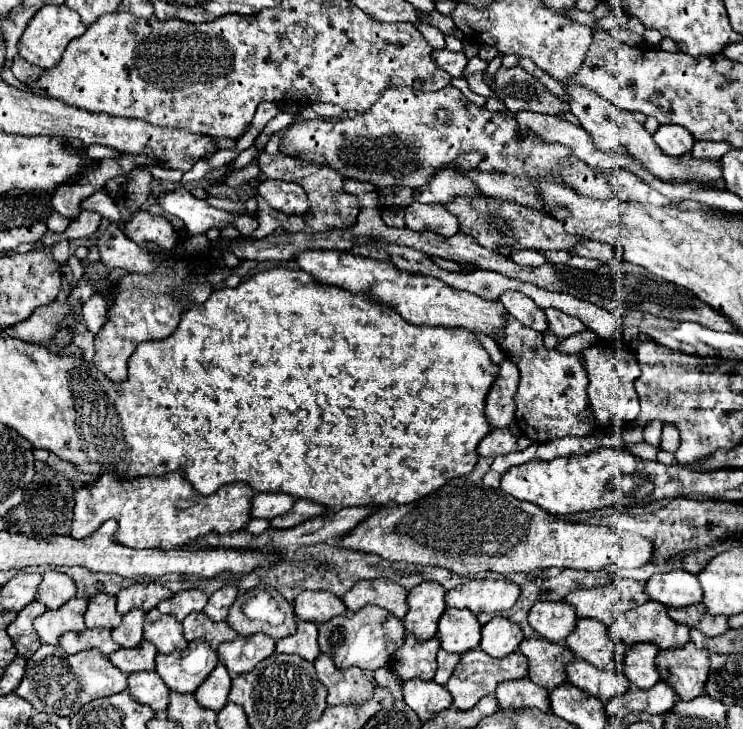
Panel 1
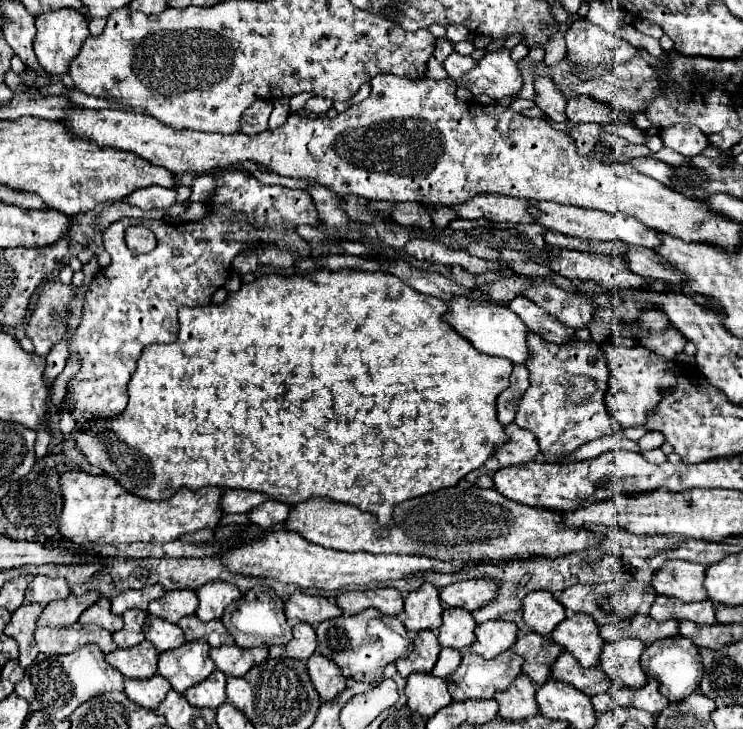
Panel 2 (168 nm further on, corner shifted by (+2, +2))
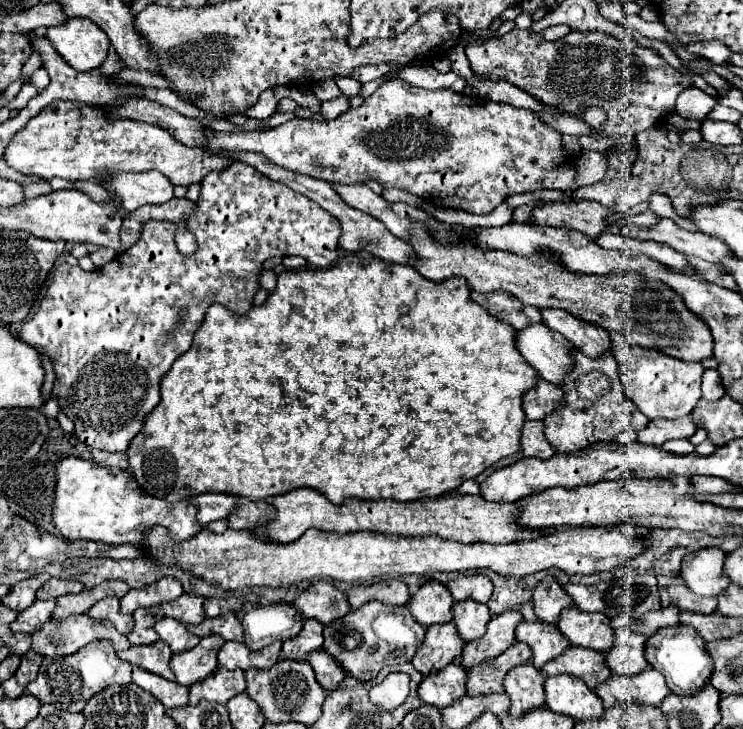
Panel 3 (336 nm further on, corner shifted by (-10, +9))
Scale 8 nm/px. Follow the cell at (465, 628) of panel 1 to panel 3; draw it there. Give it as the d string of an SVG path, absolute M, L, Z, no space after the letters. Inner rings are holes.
M464 600L454 604L454 624L464 642L470 642L470 636L484 636L486 624L490 620L490 610L486 604L478 604L474 600Z

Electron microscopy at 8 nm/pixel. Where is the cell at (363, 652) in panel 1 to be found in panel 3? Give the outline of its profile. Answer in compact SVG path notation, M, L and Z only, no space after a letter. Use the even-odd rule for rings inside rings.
M368 602L358 610L330 622L324 628L324 650L330 652L336 662L354 678L370 682L378 676L384 666L410 662L420 642L424 640L426 628L416 622L408 606L390 606L382 602Z

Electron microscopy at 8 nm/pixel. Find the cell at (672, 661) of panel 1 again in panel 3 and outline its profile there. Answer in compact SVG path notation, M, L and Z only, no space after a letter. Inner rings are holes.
M672 626L662 628L646 642L646 660L652 668L660 670L668 682L668 688L678 696L692 696L702 690L712 674L712 658L706 650L706 642L692 626Z

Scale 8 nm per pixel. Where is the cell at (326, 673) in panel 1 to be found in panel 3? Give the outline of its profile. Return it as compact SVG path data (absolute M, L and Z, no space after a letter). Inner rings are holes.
M324 648L308 654L306 662L310 662L310 666L314 668L316 680L320 682L320 686L322 686L326 692L336 690L336 688L340 686L340 682L344 680L344 670L342 670L342 666L340 666Z

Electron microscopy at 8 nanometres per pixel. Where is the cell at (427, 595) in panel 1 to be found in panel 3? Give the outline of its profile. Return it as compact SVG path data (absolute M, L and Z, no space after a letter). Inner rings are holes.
M426 582L424 586L420 586L420 590L412 596L408 604L412 616L422 626L450 622L452 606L454 606L454 598L450 590L440 582Z

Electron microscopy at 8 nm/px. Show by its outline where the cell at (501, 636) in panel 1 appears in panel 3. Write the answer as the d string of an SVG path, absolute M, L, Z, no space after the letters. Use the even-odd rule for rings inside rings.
M508 610L488 622L488 630L482 638L472 640L464 646L464 668L472 668L474 664L480 664L488 658L494 658L502 654L506 648L510 648L516 642L516 626L522 622L522 614L516 610Z

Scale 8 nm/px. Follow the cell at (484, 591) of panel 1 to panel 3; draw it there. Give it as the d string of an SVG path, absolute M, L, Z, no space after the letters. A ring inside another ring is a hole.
M472 574L472 576L462 576L448 582L448 590L454 600L474 600L474 602L486 604L494 592L494 586L488 576Z

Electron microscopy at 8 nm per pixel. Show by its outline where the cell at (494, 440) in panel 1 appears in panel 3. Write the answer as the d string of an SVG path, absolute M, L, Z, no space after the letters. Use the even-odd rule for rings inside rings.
M526 420L524 422L524 428L522 428L522 452L524 452L524 456L548 460L554 454L554 448L544 438L542 428L544 428L542 420L536 420L536 422Z

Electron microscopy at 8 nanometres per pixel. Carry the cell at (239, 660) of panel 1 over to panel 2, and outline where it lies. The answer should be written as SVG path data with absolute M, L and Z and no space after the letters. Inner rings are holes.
M224 645L210 649L210 659L214 661L216 669L234 677L244 677L254 665L262 663L266 657L268 657L266 645L256 649L240 649L238 645Z

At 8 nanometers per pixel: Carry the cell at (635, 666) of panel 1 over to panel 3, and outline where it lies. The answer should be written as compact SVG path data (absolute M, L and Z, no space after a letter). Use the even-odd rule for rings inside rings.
M620 628L614 634L614 646L612 650L606 654L606 662L612 668L620 668L620 672L612 672L612 674L640 674L642 670L648 668L648 660L644 658L644 644L646 644L648 636L644 634L636 634L628 628Z

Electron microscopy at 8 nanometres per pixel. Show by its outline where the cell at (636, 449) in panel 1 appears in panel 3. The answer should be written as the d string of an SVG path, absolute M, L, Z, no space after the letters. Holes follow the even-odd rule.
M670 440L662 446L662 450L670 452L670 454L680 454L680 456L686 456L686 454L692 454L694 452L694 444L690 444L690 440Z

